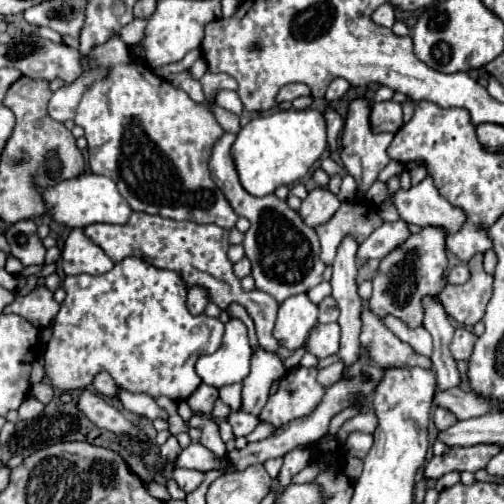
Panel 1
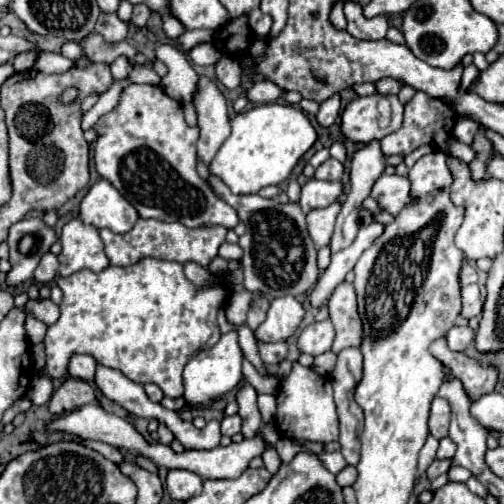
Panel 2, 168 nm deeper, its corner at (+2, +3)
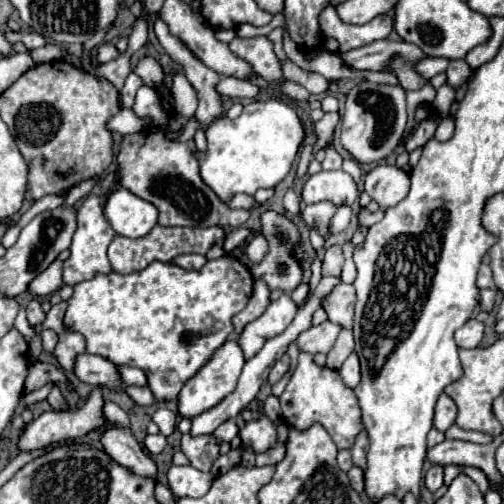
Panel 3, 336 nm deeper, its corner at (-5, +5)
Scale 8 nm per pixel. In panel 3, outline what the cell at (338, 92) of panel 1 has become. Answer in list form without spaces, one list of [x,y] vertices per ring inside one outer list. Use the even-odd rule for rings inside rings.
[[[329,112],[325,114],[317,124],[315,124],[315,132],[317,132],[317,144],[313,148],[313,152],[317,152],[319,148],[323,148],[329,140],[329,136],[333,136],[335,132],[335,126],[339,122],[339,114],[337,112]]]

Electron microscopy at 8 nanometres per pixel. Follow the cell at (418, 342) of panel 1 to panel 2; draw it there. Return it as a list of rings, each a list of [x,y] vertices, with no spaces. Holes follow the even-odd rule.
[[[436,340],[430,346],[430,352],[444,362],[450,370],[450,380],[460,380],[468,398],[474,402],[484,394],[494,392],[498,382],[498,370],[494,366],[482,366],[478,360],[466,356],[464,352],[448,350],[444,340]]]

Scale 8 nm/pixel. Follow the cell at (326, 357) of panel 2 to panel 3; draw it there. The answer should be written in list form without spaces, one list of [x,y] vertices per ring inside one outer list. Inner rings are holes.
[[[341,330],[335,346],[331,348],[331,352],[327,354],[327,366],[331,370],[339,370],[341,364],[345,362],[345,358],[353,352],[353,332],[351,330]]]

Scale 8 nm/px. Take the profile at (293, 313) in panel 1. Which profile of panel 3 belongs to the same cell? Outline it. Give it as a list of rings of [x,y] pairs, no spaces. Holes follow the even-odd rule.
[[[283,294],[281,298],[269,304],[263,316],[247,324],[243,334],[237,340],[245,352],[245,358],[255,356],[269,338],[279,336],[291,324],[291,320],[295,318],[295,312],[297,312],[297,304],[291,300],[289,294]]]

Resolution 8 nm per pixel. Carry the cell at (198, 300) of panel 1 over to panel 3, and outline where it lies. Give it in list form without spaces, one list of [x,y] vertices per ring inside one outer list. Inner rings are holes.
[[[183,254],[173,260],[173,264],[179,264],[185,270],[199,270],[199,268],[203,268],[205,262],[207,262],[207,258],[201,254]]]

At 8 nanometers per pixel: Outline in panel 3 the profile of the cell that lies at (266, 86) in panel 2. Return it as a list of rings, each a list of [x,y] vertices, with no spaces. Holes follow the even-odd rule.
[[[221,78],[217,84],[219,94],[227,94],[229,98],[249,98],[253,100],[259,94],[259,88],[249,82],[249,80],[239,80],[239,78]]]

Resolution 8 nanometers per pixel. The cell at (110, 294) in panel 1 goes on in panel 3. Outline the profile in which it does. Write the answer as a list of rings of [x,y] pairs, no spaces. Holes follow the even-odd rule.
[[[223,256],[217,260],[207,260],[201,270],[183,270],[181,266],[167,262],[151,262],[145,270],[131,274],[95,274],[91,280],[73,286],[73,296],[69,298],[69,308],[65,314],[65,328],[85,336],[87,352],[103,356],[113,364],[125,364],[141,368],[147,374],[151,392],[159,402],[177,400],[183,384],[211,358],[211,354],[233,334],[231,318],[241,312],[253,290],[253,276],[233,256]]]

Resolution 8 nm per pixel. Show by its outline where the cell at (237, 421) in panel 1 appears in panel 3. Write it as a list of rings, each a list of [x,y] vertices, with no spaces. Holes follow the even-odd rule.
[[[235,420],[223,422],[223,424],[213,432],[213,436],[219,440],[219,444],[221,444],[221,442],[231,442],[237,434],[239,434],[239,426],[235,424]]]

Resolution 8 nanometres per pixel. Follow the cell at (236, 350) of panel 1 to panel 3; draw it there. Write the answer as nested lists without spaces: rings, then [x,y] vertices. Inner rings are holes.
[[[227,340],[223,346],[219,346],[213,352],[211,360],[183,386],[179,400],[177,400],[179,402],[179,414],[185,418],[195,418],[197,414],[217,406],[225,396],[229,396],[235,390],[237,380],[239,380],[239,372],[243,370],[243,364],[245,364],[245,356],[243,356],[243,350],[239,348],[237,340]]]

